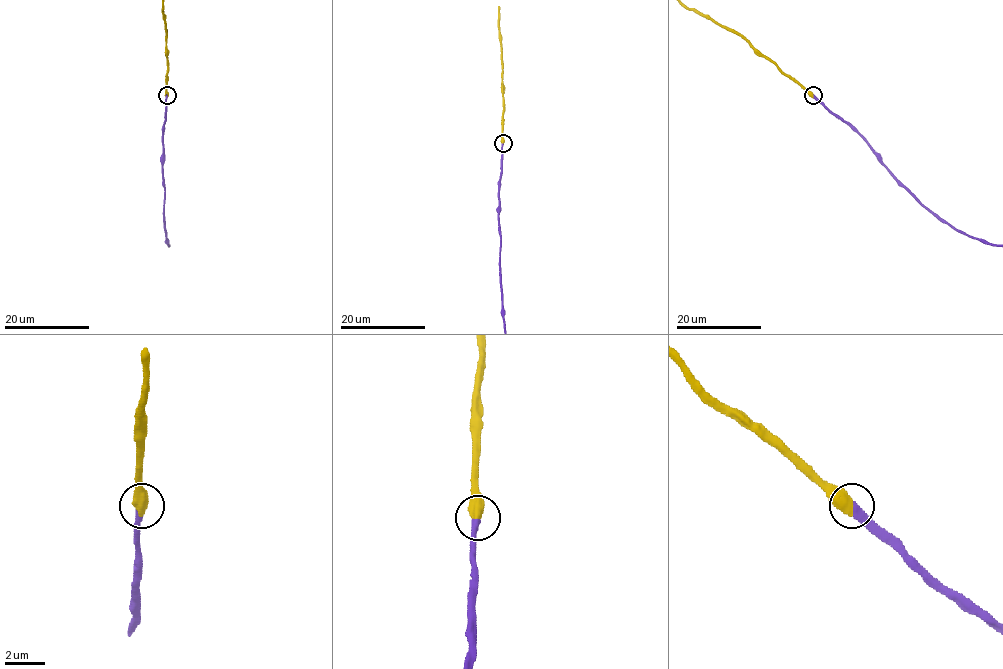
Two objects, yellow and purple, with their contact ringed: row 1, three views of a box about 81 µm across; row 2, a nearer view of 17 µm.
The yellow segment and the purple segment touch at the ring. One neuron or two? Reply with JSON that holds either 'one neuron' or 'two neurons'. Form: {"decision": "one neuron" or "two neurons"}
{"decision": "one neuron"}

